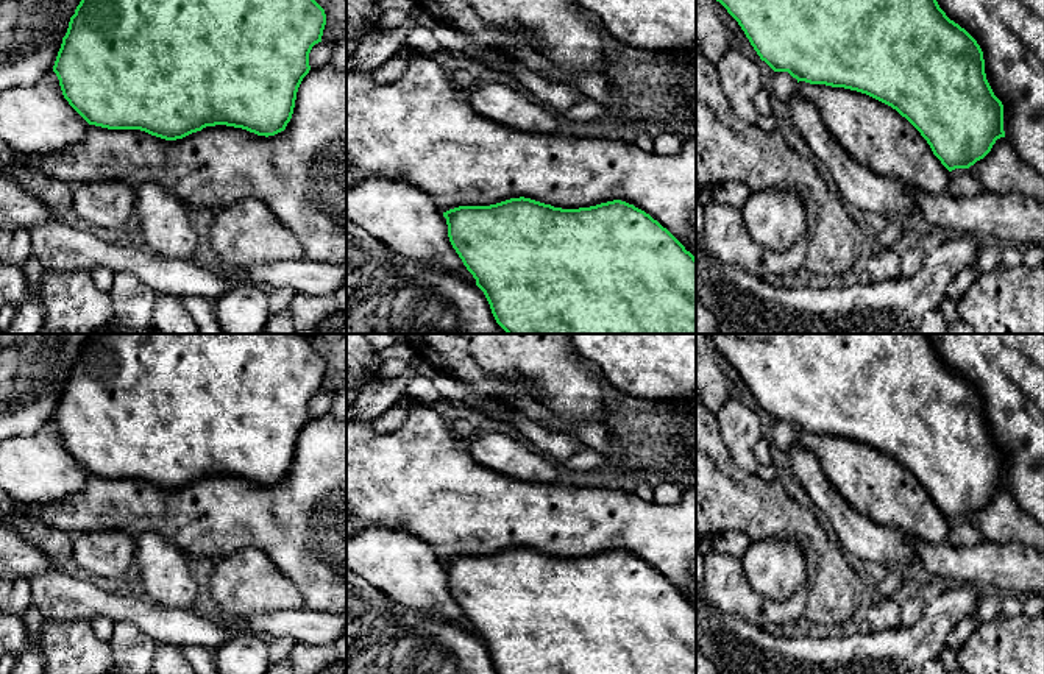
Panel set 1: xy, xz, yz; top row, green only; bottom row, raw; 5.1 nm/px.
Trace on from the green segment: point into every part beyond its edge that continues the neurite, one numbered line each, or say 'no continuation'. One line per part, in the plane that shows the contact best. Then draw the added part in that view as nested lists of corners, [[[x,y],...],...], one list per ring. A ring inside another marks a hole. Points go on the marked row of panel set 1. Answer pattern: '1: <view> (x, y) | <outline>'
no continuation

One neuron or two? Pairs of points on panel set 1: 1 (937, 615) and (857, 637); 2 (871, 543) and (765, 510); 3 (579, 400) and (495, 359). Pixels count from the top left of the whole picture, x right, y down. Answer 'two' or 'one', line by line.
1: one
2: two
3: one

